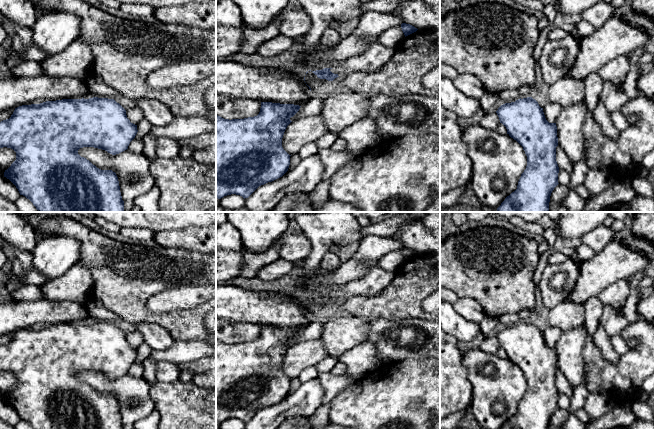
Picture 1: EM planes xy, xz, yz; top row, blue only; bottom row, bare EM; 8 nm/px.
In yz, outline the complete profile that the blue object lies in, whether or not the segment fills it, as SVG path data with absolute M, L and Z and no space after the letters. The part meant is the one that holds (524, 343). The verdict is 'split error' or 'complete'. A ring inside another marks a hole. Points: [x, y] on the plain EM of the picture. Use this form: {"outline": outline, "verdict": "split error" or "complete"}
{"outline": "M532 321L520 322L515 326L505 327L498 332L496 337L500 347L506 351L507 358L523 371L527 380L527 390L521 398L517 413L507 420L501 429L549 429L551 417L559 408L559 391L556 385L556 371L558 370L556 347L549 347L546 344L543 332Z", "verdict": "complete"}

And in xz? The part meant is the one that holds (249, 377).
{"outline": "M261 326L257 340L244 343L224 343L216 339L216 421L236 418L248 422L259 410L282 401L289 392L290 380L282 371L282 362L290 344L301 330Z", "verdict": "complete"}

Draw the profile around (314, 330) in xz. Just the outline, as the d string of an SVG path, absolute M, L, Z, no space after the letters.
M314 318L310 324L302 329L299 335L290 342L291 345L303 342L306 340L319 339L322 336L323 328L328 319Z

